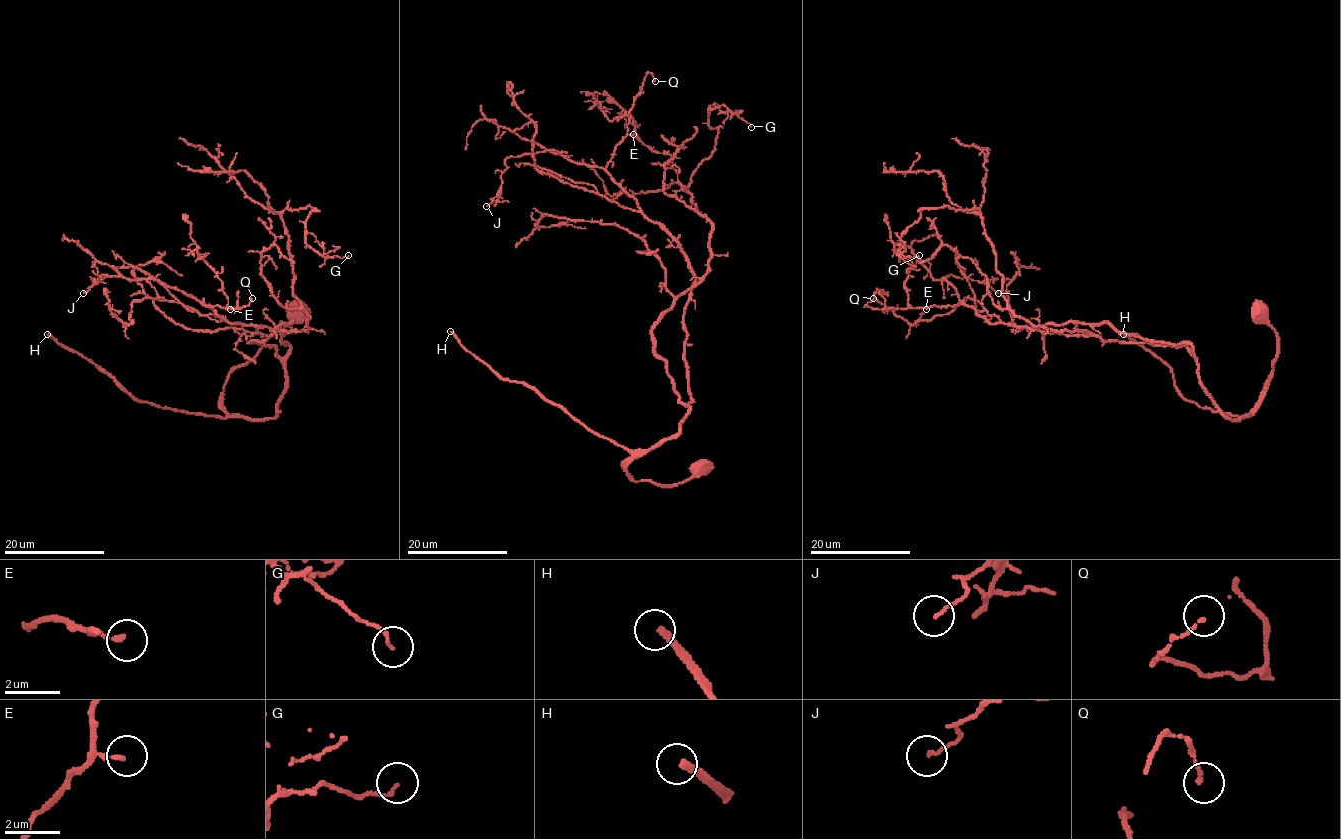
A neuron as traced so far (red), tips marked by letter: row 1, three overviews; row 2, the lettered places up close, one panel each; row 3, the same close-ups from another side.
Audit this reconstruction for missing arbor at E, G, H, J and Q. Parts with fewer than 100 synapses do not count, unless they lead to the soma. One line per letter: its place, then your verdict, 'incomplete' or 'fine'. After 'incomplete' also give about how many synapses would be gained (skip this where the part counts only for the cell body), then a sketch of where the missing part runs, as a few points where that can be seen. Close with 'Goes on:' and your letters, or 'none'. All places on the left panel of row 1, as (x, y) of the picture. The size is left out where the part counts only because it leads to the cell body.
E: at (230, 309); fine
G: at (348, 255); fine
H: at (47, 334); incomplete; about 300 synapses; missing branch runs (47, 334), (17, 317), (87, 302), (115, 199), (173, 167), (222, 184), (220, 206), (331, 280), (338, 321)
J: at (83, 293); fine
Q: at (252, 298); fine
Goes on: H

